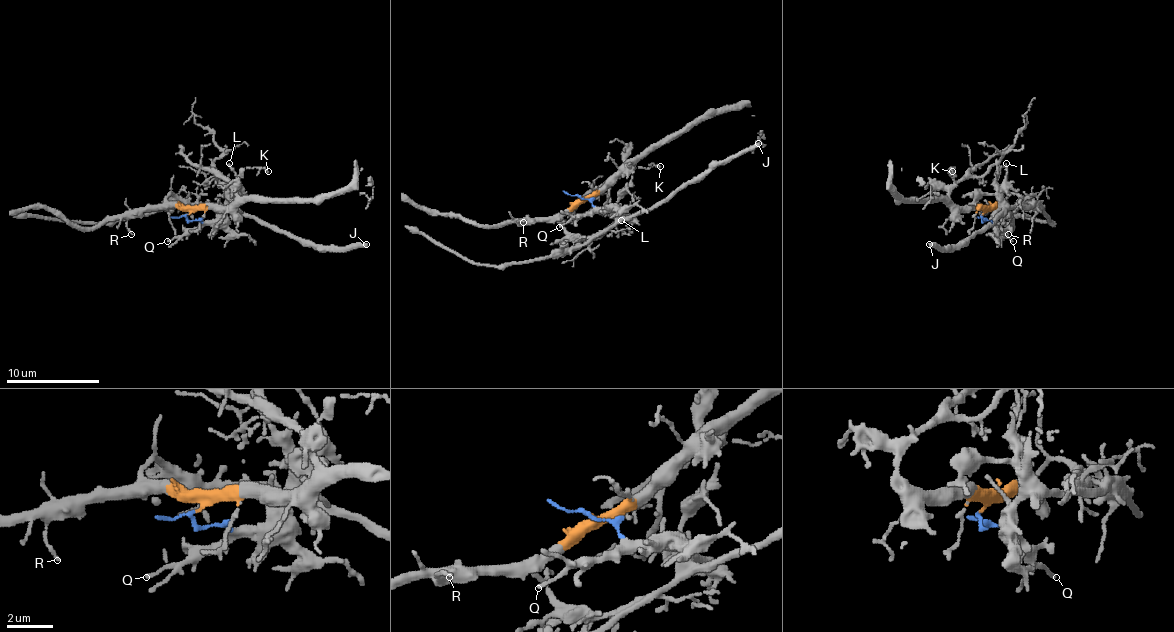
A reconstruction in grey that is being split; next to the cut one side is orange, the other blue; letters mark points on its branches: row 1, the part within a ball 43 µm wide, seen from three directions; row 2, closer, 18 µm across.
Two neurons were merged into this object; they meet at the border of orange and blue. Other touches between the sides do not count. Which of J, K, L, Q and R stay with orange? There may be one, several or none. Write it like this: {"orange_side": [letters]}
{"orange_side": ["K", "R"]}

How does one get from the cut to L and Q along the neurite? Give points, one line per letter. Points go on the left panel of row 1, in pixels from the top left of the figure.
L: (188, 214), (190, 221), (213, 221), (225, 209), (227, 198), (236, 184), (236, 172), (229, 163)
Q: (188, 214), (190, 221), (201, 223), (167, 242)

